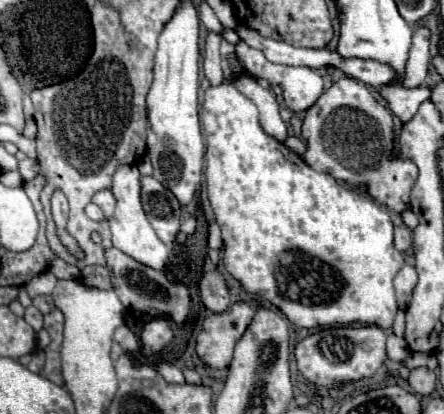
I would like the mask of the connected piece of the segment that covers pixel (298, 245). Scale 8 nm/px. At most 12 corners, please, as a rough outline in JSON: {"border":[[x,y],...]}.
{"border":[[202,104],[224,268],[300,328],[398,312],[392,218]]}

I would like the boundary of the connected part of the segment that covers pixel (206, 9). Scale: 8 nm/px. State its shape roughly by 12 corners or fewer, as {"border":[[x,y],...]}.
{"border":[[200,4],[198,14],[202,24],[212,30],[220,32],[222,24],[216,18],[214,10],[206,4]]}

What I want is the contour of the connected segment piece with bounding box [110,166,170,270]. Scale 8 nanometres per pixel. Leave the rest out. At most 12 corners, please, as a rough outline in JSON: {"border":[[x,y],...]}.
{"border":[[120,166],[110,218],[112,246],[162,270],[170,248],[140,202],[140,172]]}

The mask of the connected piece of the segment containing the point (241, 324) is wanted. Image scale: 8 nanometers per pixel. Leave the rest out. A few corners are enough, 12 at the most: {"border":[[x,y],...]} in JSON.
{"border":[[240,302],[204,320],[198,356],[226,368],[254,316]]}

